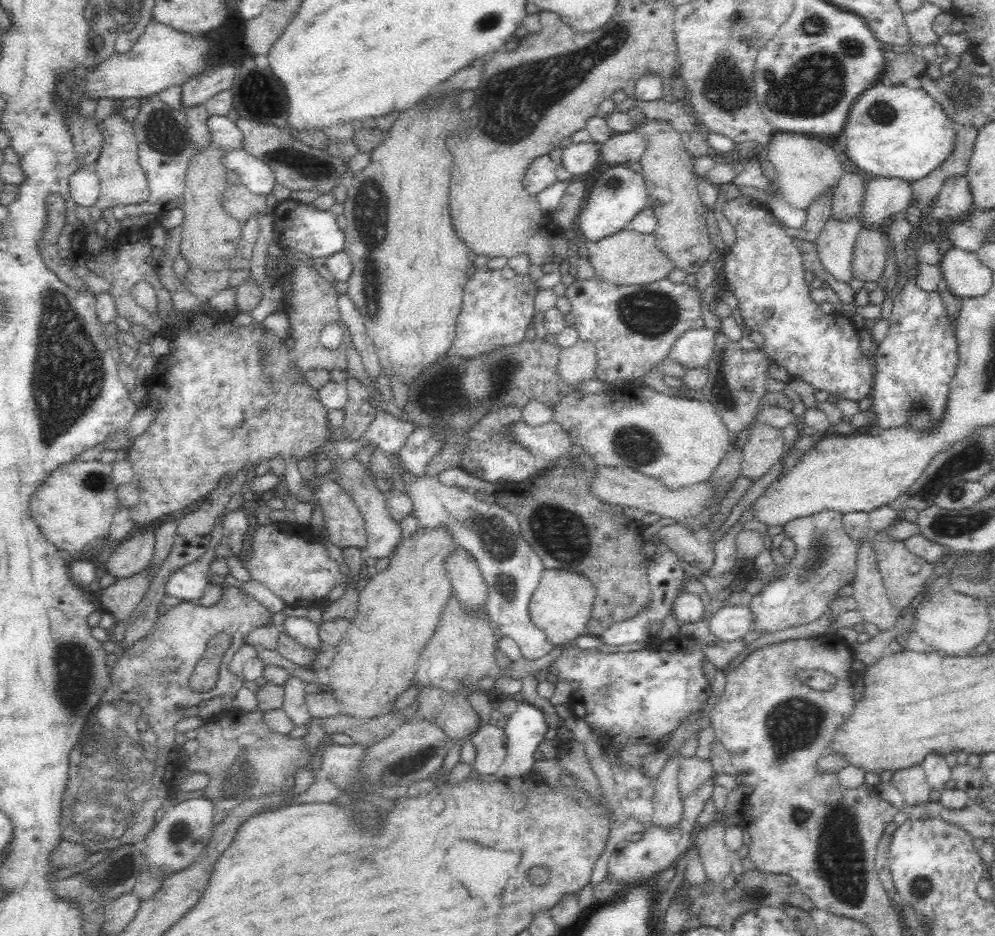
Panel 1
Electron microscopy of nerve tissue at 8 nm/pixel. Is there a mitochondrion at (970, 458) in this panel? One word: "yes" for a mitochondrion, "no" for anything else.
yes

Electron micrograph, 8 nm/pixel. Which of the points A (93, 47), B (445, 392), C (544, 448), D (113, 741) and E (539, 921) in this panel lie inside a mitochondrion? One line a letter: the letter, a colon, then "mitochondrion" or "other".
A: other
B: mitochondrion
C: other
D: mitochondrion
E: other

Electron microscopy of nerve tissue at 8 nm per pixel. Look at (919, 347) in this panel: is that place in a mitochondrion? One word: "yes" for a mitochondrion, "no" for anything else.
no

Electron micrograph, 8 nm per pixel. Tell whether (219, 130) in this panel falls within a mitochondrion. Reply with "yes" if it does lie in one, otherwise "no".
no

